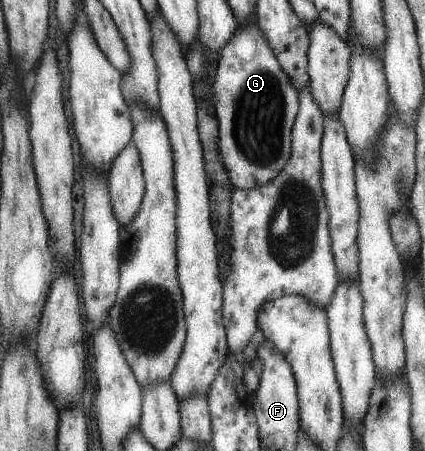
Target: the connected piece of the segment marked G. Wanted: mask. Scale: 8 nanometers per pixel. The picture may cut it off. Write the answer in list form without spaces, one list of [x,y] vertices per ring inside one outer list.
[[[255,20],[238,25],[218,52],[210,90],[212,110],[217,121],[216,149],[231,186],[248,191],[268,183],[281,172],[290,155],[290,130],[298,111],[298,92],[281,70]]]

